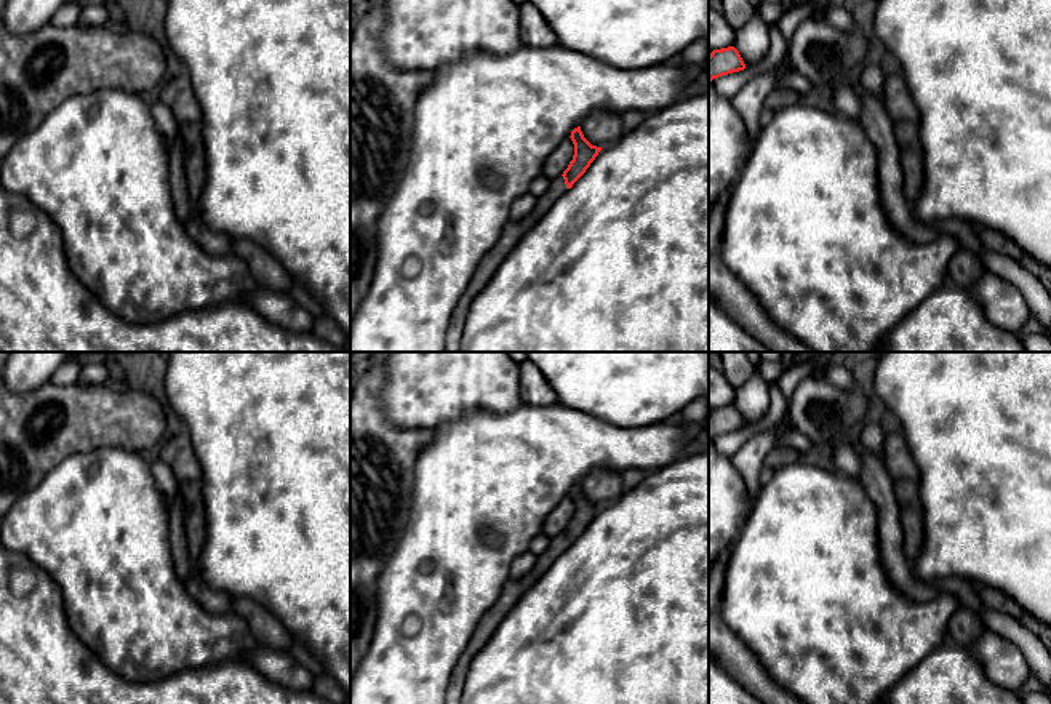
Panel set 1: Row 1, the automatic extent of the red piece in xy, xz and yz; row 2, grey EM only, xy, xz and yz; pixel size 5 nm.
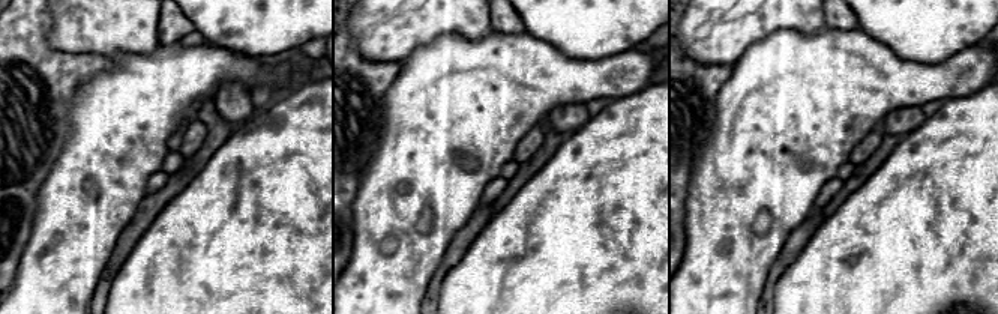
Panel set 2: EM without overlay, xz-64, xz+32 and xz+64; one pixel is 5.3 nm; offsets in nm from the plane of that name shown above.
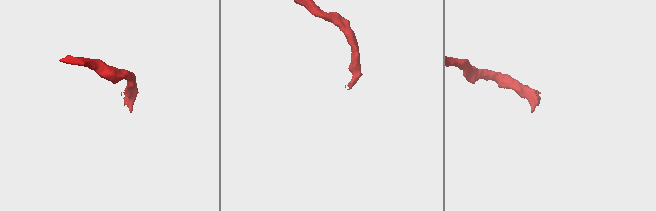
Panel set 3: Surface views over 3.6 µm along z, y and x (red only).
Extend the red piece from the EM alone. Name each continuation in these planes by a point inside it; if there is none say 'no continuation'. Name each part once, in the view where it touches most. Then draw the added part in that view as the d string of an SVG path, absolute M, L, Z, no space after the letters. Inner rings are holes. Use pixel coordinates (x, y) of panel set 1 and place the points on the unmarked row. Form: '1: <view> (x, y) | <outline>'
1: xz (557, 546) | M563 534L550 539L549 547L536 557L536 565L533 568L533 579L537 581L544 571L547 571L555 560L566 550L566 542Z

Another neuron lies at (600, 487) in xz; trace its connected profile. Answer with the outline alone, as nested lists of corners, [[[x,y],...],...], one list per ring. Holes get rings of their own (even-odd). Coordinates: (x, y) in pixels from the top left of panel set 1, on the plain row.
[[[593,470],[582,482],[584,496],[597,506],[608,506],[616,501],[625,490],[621,474],[609,470]]]

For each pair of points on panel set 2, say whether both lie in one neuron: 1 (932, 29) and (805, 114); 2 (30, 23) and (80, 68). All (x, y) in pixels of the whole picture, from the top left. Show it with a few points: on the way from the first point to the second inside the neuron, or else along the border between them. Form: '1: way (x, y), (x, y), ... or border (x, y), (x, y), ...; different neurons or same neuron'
1: border (866, 32), (899, 56), (929, 62); different neurons
2: way (30, 39), (57, 68), (63, 68); same neuron

